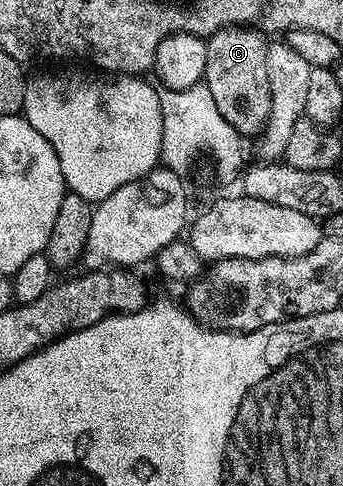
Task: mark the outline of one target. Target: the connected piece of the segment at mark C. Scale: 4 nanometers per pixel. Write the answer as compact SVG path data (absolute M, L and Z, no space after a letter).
M253 26L221 28L207 40L207 66L204 83L215 98L219 112L242 138L256 137L265 128L271 114L271 90L267 78L267 54L270 41L266 33Z

